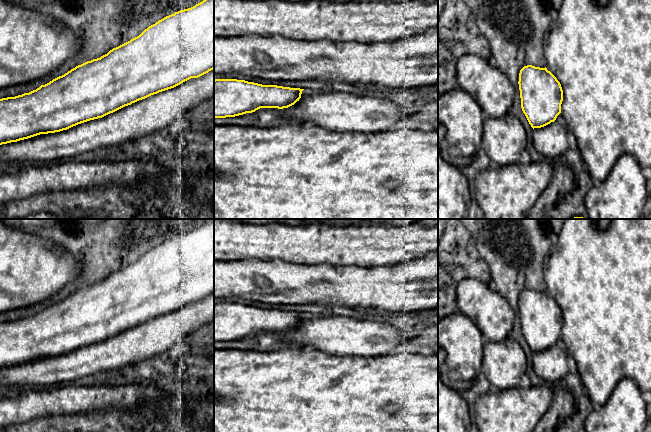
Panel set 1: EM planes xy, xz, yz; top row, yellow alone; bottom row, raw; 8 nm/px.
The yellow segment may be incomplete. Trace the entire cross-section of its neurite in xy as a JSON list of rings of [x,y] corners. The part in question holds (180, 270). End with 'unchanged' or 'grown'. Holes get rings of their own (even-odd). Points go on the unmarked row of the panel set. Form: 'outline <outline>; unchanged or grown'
outline [[[210,220],[191,232],[164,241],[139,260],[36,314],[0,323],[0,369],[102,342],[213,293],[214,220]]]; unchanged

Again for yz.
outline [[[524,290],[519,297],[521,332],[534,352],[554,346],[561,337],[563,314],[547,292]]]; unchanged

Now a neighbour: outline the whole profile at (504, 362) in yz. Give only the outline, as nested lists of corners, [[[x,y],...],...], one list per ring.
[[[516,340],[484,341],[482,372],[492,388],[505,390],[519,387],[526,368],[525,351]]]

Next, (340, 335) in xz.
[[[304,313],[301,322],[288,332],[260,332],[255,336],[274,335],[286,342],[294,342],[302,346],[311,345],[314,349],[334,356],[361,356],[365,358],[388,355],[401,351],[409,340],[403,337],[403,325],[387,324],[379,321],[360,320],[349,315],[325,317]]]

